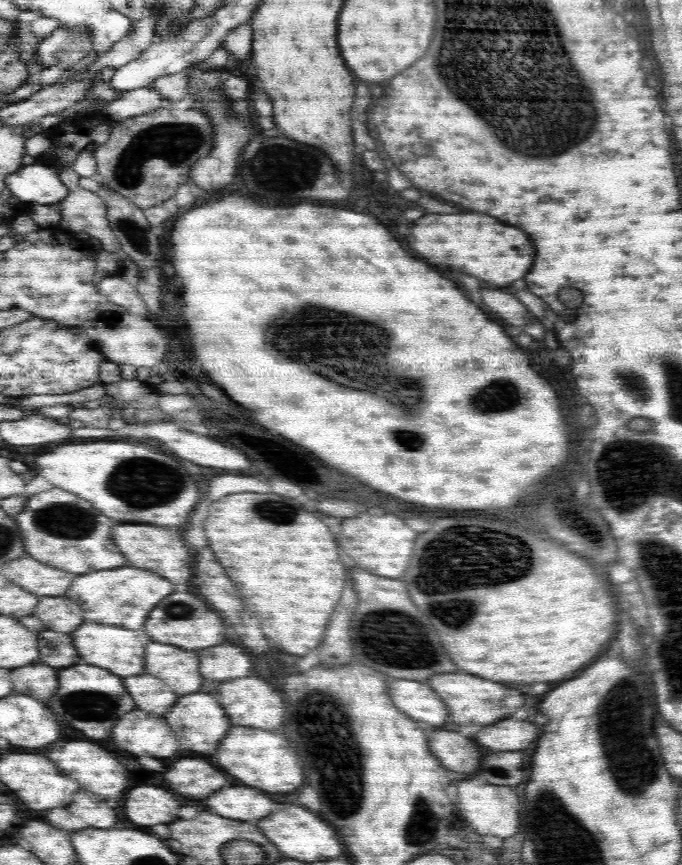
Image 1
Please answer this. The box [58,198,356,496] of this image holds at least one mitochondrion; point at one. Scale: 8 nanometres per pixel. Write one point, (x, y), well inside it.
(127, 226)

